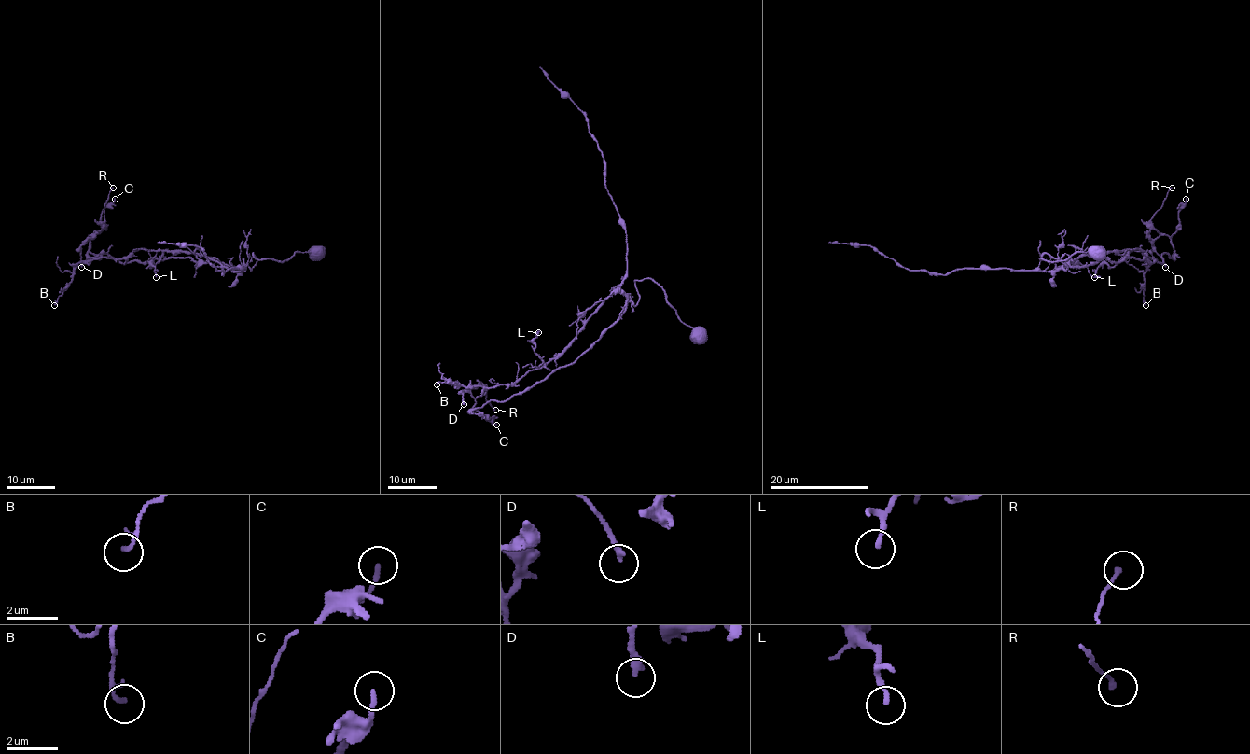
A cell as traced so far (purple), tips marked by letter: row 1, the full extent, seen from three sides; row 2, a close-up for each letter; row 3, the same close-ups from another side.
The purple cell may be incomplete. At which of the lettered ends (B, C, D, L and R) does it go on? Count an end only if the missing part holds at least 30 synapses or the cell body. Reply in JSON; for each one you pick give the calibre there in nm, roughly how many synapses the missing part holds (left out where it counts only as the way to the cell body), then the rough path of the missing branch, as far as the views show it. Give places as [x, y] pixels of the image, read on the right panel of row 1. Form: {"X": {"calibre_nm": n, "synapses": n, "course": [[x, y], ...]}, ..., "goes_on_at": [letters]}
{"goes_on_at": []}

